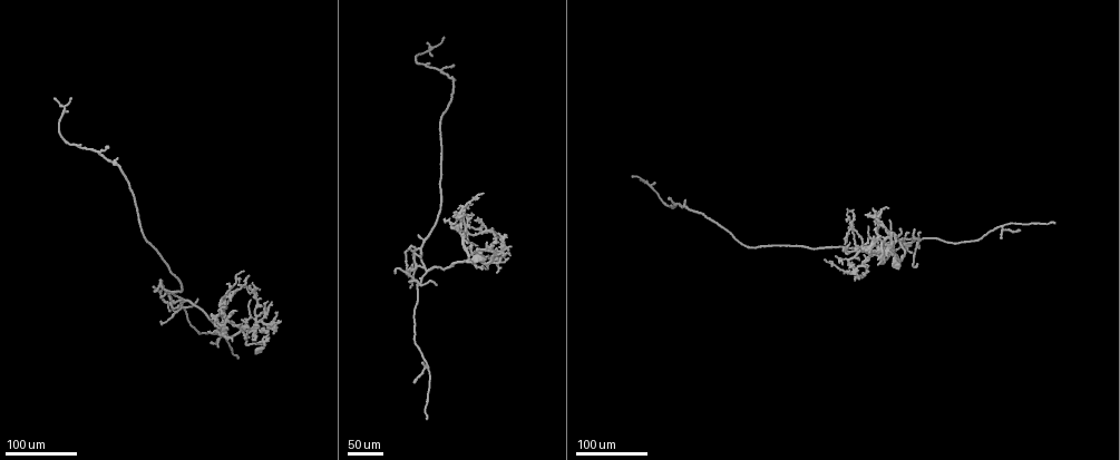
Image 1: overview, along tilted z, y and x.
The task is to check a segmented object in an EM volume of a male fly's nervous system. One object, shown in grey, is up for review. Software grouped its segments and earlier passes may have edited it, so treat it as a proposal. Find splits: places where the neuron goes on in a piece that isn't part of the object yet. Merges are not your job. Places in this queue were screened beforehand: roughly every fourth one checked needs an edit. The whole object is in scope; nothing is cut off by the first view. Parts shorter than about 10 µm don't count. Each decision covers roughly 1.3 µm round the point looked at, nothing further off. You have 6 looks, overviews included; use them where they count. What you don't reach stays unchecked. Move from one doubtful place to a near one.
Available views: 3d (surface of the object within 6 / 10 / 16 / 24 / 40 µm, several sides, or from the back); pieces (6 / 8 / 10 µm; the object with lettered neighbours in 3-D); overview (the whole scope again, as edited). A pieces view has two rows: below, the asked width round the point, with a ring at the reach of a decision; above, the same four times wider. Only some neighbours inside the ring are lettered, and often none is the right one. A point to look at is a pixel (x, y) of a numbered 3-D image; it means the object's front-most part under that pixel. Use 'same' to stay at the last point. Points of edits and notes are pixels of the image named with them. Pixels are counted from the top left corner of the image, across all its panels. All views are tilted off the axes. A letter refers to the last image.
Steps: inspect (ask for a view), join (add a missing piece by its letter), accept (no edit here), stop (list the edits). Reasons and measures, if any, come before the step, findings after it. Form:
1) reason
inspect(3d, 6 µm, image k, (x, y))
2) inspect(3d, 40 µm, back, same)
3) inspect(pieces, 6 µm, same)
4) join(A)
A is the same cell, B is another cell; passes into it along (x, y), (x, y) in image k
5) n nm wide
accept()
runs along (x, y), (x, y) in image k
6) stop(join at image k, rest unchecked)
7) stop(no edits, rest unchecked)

inspect(3d, 40 µm, image 1, (228, 315))

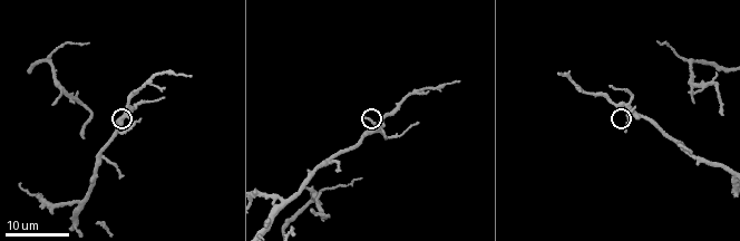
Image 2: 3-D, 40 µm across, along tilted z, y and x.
see the neighbours
inspect(pieces, 10 µm, image 2, (120, 132))

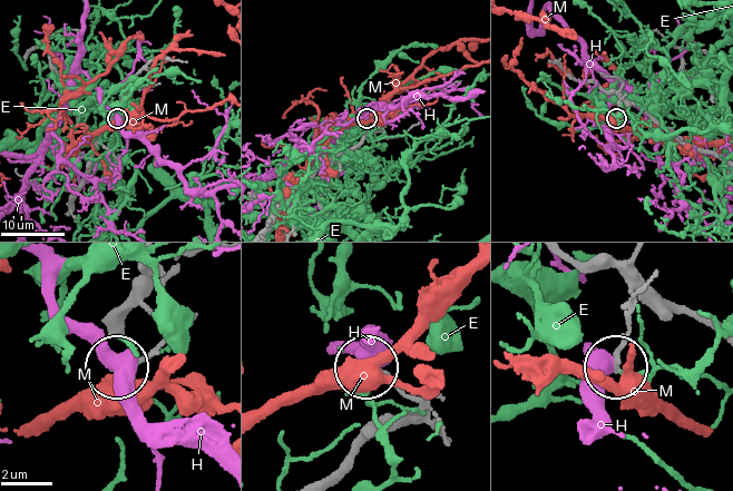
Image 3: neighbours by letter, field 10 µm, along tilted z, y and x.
accept()
E, H and M are other cells; no lettered piece goes on from it

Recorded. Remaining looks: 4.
branch stops here
inspect(3d, 24 µm, image 2, (83, 136))

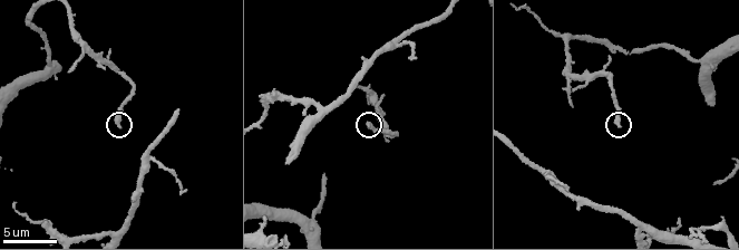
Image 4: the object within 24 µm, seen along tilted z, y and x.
inspect(pieces, 10 µm, image 4, (618, 124))

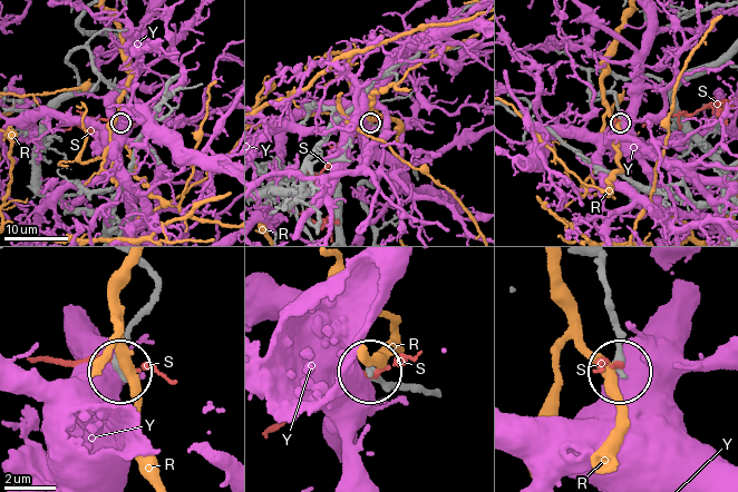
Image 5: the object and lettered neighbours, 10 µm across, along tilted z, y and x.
accept()
R, S and Y are other cells; runs along (144, 268), (158, 288), (126, 334), (122, 367) in image 5; no lettered piece goes on from it

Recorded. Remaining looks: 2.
inspect(3d, 24 µm, image 1, (273, 321))

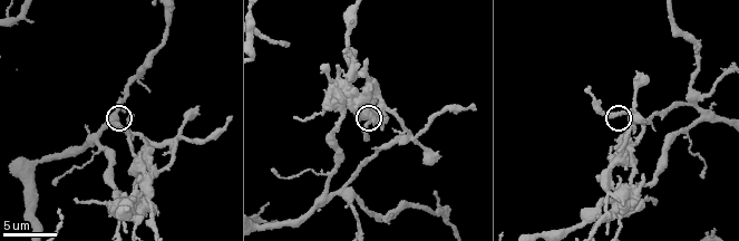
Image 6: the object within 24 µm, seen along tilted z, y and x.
inspect(pieces, 6 µm, image 6, (122, 128))

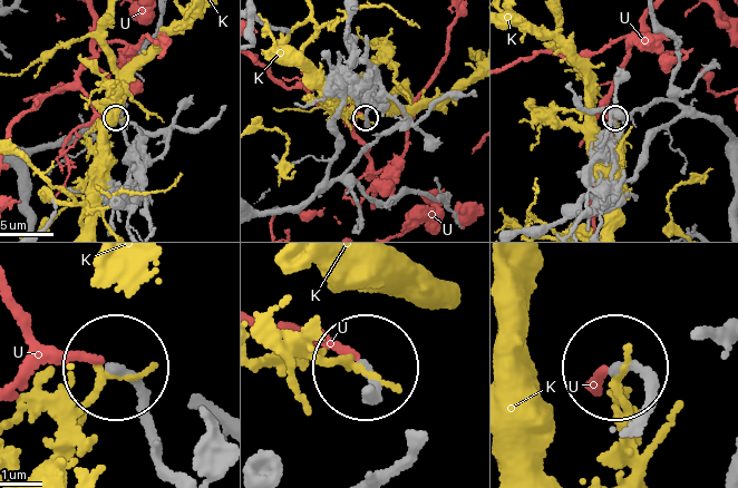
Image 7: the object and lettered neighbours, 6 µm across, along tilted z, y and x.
accept()
K and U are other cells; no lettered piece goes on from it

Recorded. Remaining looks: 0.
stop(no edits, rest unchecked)

